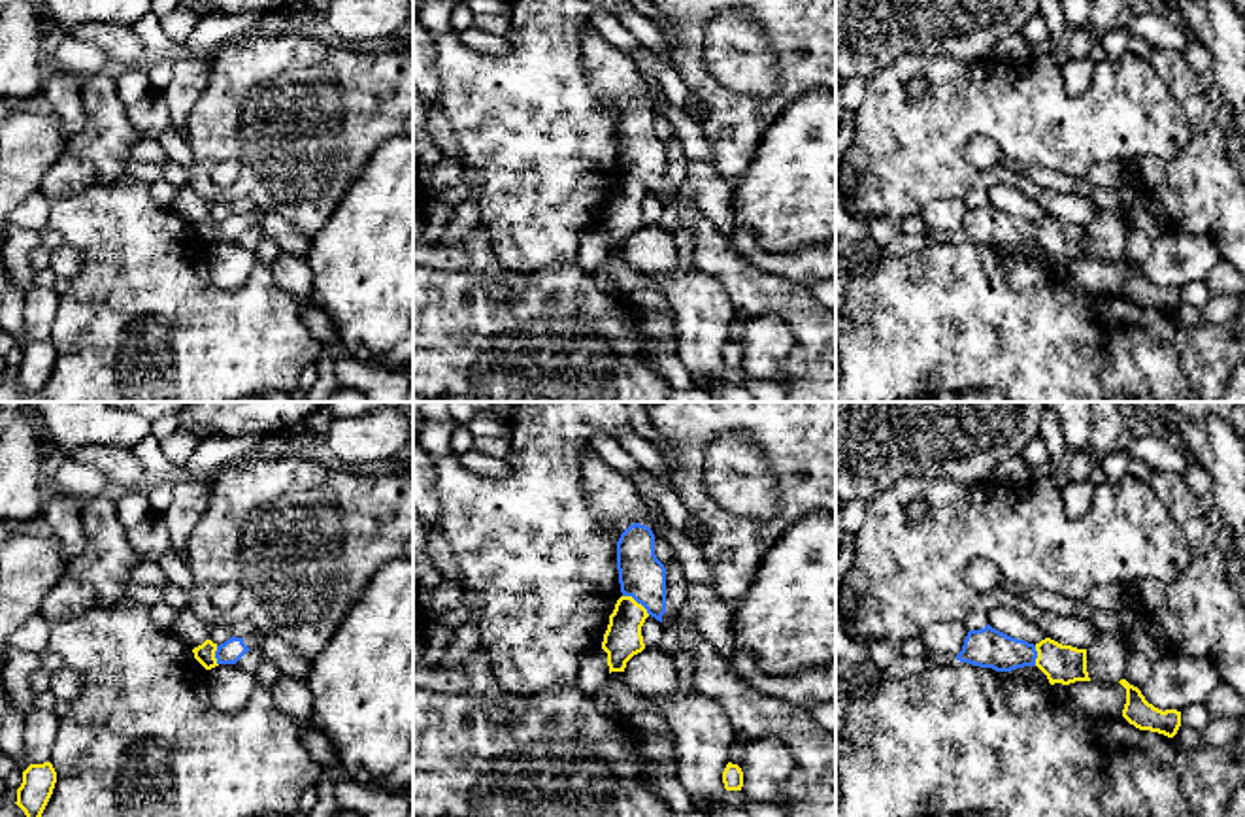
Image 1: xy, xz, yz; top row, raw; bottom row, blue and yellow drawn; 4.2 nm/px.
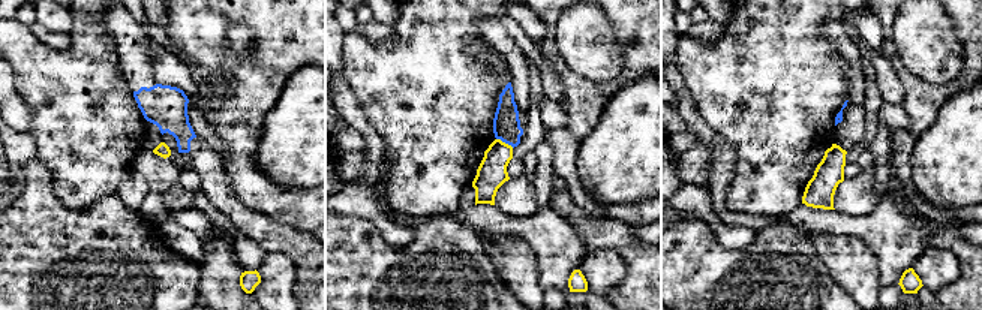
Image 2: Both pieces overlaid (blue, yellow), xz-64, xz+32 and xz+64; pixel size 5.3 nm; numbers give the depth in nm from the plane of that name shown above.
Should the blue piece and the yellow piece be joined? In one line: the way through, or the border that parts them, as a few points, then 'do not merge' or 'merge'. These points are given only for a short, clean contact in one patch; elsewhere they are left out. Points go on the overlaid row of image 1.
border xz (623, 595), (629, 595), (649, 614); do not merge

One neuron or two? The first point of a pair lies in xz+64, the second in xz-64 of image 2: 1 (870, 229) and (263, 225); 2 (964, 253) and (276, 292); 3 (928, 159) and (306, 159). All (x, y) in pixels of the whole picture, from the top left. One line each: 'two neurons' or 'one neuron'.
1: two neurons
2: two neurons
3: one neuron

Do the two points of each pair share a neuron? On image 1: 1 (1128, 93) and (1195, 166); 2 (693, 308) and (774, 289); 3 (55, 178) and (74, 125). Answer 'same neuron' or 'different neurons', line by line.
1: different neurons
2: different neurons
3: different neurons

